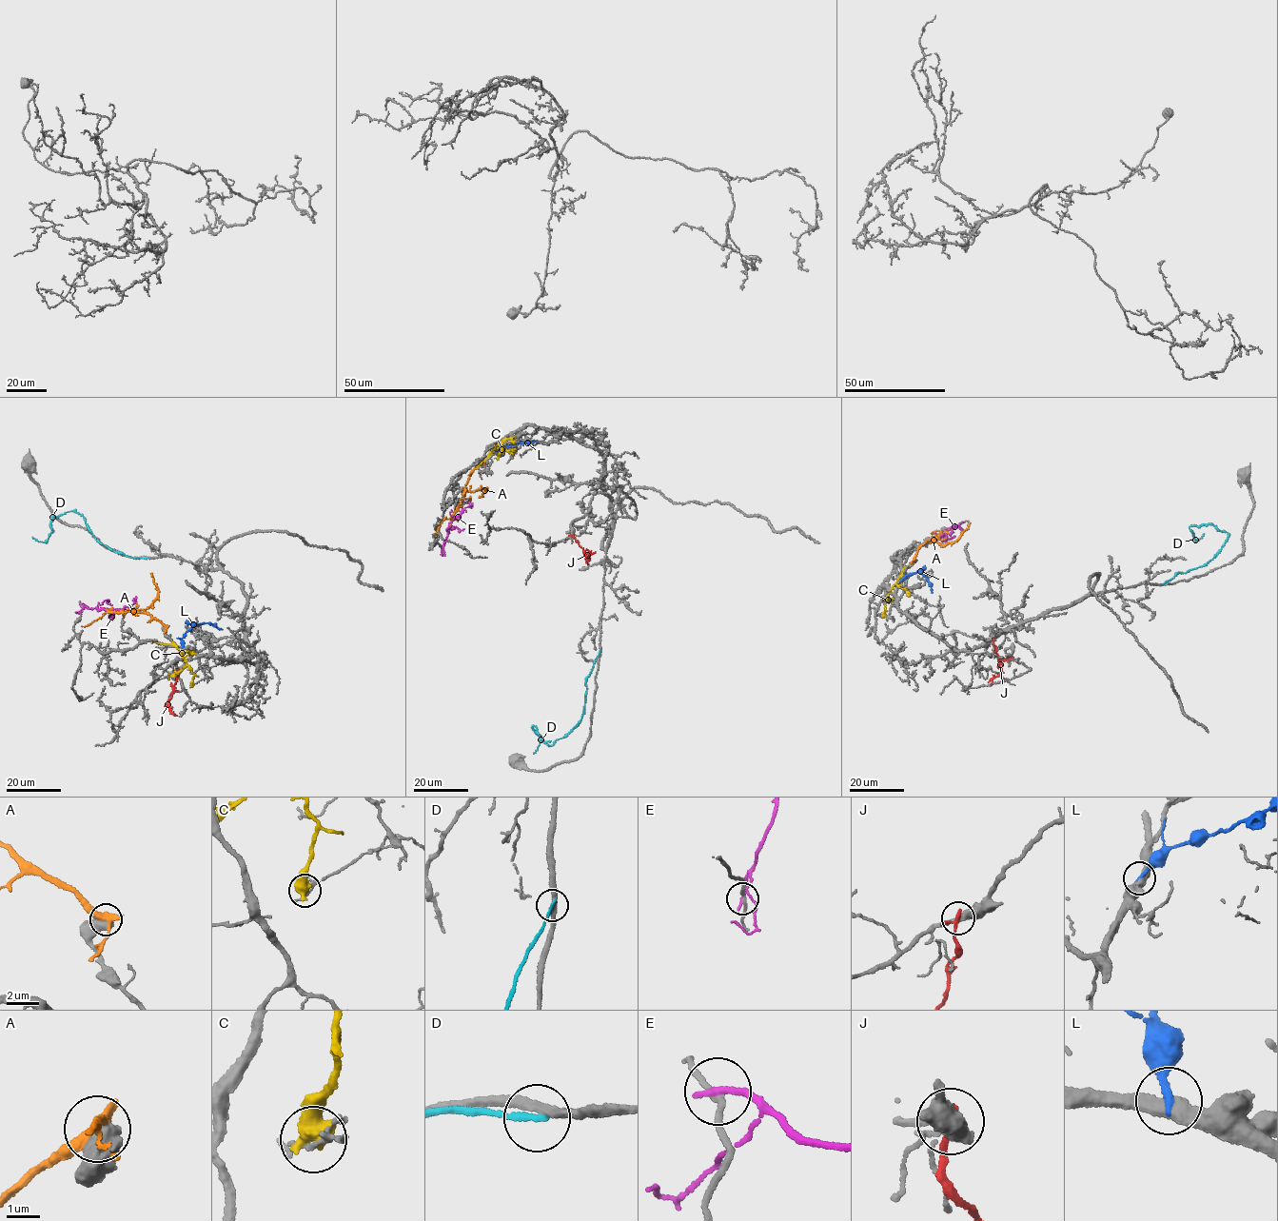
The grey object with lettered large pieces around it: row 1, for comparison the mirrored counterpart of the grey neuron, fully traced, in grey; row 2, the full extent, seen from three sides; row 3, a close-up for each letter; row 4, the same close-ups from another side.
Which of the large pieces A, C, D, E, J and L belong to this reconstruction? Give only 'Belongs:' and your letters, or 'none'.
Belongs: none

